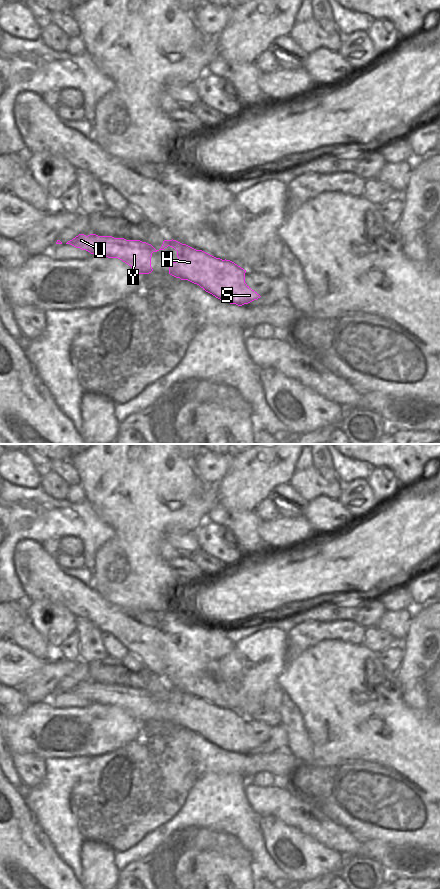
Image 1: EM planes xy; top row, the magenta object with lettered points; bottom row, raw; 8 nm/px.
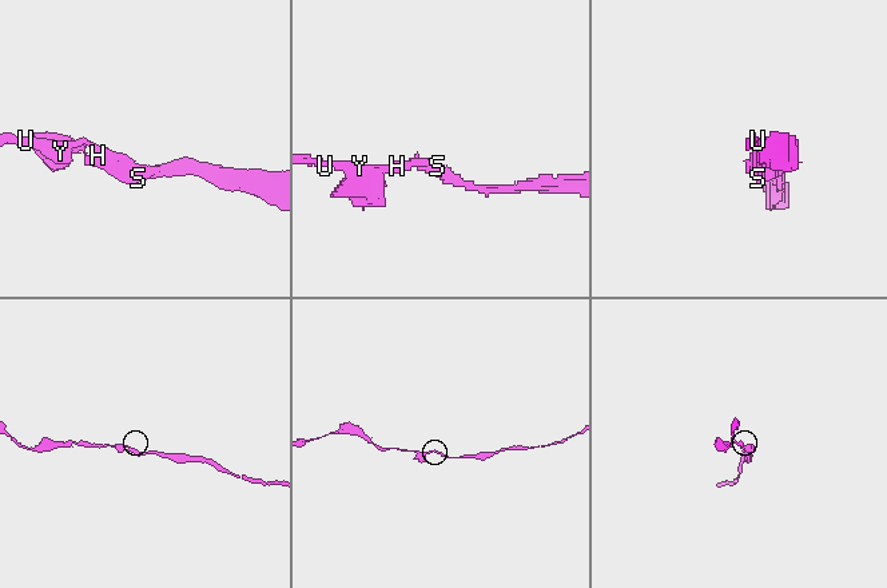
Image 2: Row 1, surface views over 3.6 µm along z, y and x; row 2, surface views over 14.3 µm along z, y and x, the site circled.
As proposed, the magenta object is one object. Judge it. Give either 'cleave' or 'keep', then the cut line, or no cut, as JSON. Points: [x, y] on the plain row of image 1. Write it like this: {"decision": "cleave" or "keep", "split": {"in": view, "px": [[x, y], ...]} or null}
{"decision": "keep", "split": null}

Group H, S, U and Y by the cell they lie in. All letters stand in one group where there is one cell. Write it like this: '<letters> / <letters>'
H S U Y

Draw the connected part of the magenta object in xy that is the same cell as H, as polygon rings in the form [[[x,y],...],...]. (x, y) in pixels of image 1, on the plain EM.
[[[164,688],[159,698],[168,694],[177,699],[178,708],[169,711],[169,722],[199,733],[216,746],[242,754],[261,744],[245,731],[246,718],[230,708],[216,706],[176,688]]]

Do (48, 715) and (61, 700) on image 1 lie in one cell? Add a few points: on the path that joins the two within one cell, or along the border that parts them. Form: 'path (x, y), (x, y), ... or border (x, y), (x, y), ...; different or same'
border (43, 701), (54, 707), (79, 708); different

